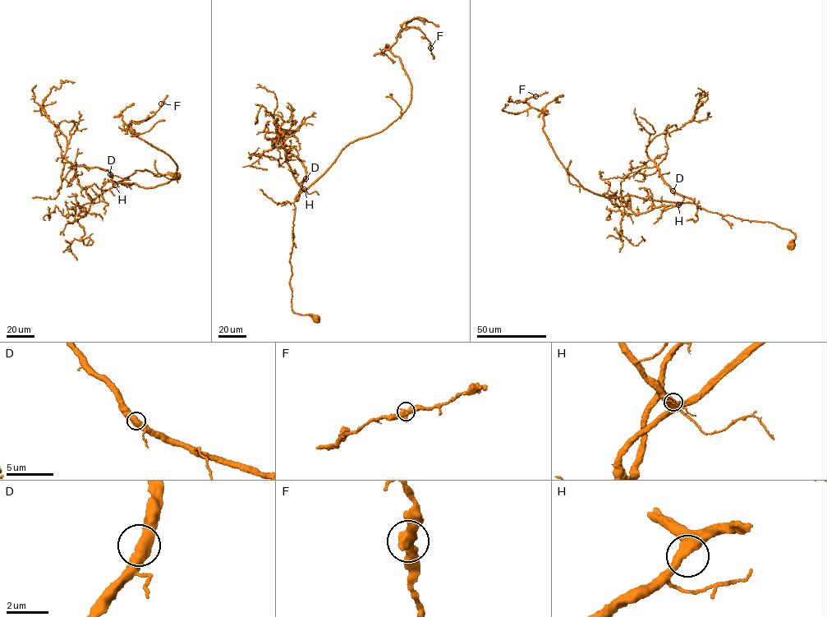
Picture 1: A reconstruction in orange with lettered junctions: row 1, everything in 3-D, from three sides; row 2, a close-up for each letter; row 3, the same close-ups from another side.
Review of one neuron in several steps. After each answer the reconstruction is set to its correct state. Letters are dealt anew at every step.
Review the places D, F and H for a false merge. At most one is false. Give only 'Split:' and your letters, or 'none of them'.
Split: none of them

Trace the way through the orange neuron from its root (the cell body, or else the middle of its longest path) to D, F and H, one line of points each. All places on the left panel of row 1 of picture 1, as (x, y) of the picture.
D: (176, 176), (157, 176), (145, 169), (138, 170), (117, 183), (110, 181), (110, 174)
F: (176, 176), (138, 170), (110, 181), (146, 188), (175, 176), (171, 157), (128, 127), (152, 117), (162, 103)
H: (176, 176), (157, 176), (145, 169), (138, 170), (121, 181), (109, 181), (115, 185)

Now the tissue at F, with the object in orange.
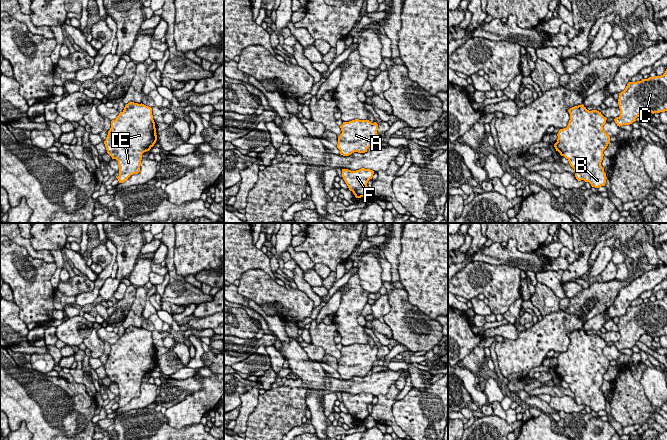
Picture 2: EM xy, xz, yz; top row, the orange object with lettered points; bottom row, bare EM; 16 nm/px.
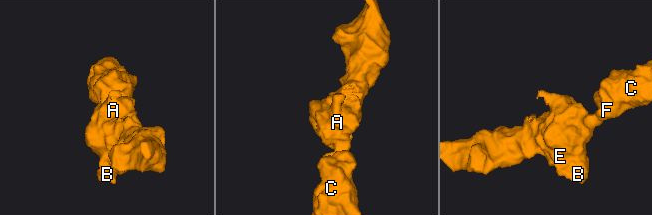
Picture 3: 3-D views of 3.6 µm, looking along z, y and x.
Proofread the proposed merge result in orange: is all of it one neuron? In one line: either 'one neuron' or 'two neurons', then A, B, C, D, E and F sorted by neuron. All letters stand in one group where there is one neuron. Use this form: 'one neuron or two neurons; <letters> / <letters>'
one neuron; A B C D E F

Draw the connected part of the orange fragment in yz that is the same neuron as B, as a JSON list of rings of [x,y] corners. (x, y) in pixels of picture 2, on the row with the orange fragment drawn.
[[[583,104],[570,108],[568,112],[570,114],[569,123],[566,128],[559,130],[554,147],[561,156],[569,161],[578,181],[589,182],[595,188],[605,186],[607,177],[601,162],[604,156],[603,151],[610,142],[610,136],[603,130],[607,118],[597,110],[587,110]]]

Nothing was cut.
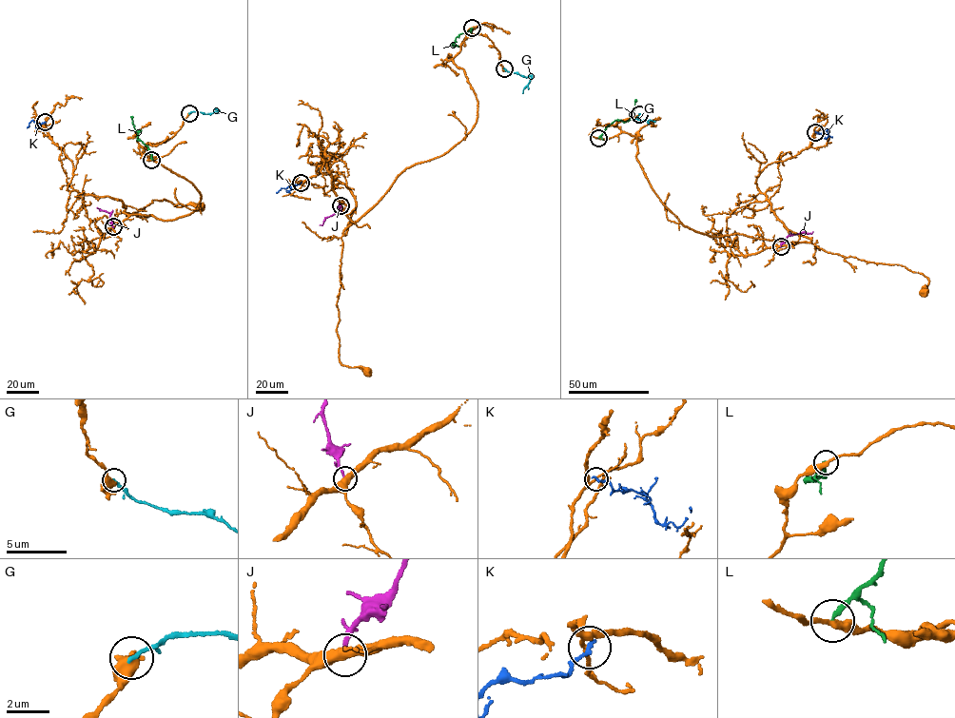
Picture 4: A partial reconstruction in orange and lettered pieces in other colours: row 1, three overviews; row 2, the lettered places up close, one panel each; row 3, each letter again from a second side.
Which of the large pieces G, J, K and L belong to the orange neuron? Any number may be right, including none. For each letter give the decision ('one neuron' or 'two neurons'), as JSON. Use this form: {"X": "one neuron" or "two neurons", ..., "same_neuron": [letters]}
{"G": "two neurons", "J": "two neurons", "K": "two neurons", "L": "two neurons", "same_neuron": []}

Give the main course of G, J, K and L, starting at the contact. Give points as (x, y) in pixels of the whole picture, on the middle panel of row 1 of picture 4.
G: (504, 68), (526, 77), (531, 75), (522, 93)
J: (341, 205), (339, 210), (320, 224)
K: (302, 183), (276, 193)
L: (471, 28), (458, 36), (454, 44)

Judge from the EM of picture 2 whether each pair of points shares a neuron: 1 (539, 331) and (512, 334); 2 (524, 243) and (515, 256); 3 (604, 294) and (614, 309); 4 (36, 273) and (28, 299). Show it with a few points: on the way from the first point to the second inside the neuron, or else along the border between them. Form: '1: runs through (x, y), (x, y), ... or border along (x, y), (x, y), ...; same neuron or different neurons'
1: border along (519, 331), (515, 339), (505, 338); different neurons
2: border along (507, 240), (514, 239), (520, 251), (534, 252); different neurons
3: border along (625, 286), (619, 291), (615, 300), (604, 310); different neurons
4: runs through (31, 279), (31, 293); same neuron

